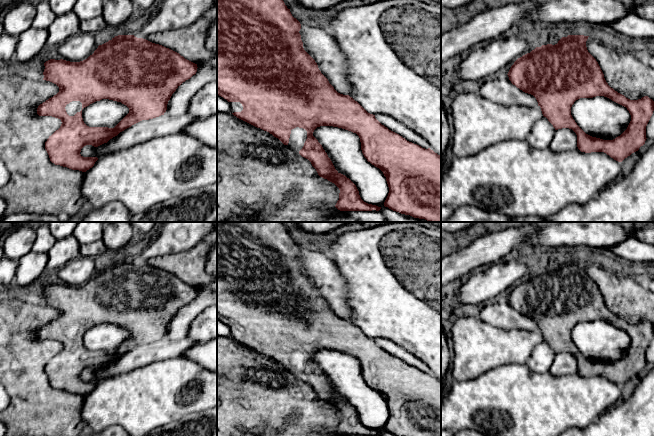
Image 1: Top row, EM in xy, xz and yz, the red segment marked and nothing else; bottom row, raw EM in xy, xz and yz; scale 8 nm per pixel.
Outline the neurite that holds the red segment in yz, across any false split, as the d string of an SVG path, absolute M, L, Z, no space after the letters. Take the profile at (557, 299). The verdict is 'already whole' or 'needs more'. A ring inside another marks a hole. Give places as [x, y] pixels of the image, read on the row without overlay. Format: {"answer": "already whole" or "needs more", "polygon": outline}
{"answer": "already whole", "polygon": "M568 259L557 268L536 271L530 277L518 282L511 290L508 301L513 309L525 317L533 319L542 338L555 354L572 353L577 359L577 371L581 376L604 376L618 386L622 386L639 374L646 365L646 350L654 335L654 325L648 320L630 324L611 312L596 283L588 276L586 265L589 260ZM604 320L627 332L631 345L627 353L613 364L603 364L586 358L571 339L571 331L580 322Z"}

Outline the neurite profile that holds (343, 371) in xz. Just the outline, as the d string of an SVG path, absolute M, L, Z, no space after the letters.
M320 350L314 354L313 360L322 369L338 397L345 399L356 409L364 426L380 431L380 436L396 436L384 430L389 417L386 401L364 381L360 362L356 357L333 350Z

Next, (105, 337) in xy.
M102 323L83 332L82 342L89 351L114 352L128 337L129 332L121 326Z

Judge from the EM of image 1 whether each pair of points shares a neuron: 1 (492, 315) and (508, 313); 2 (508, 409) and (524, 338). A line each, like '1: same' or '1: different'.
1: same
2: different

